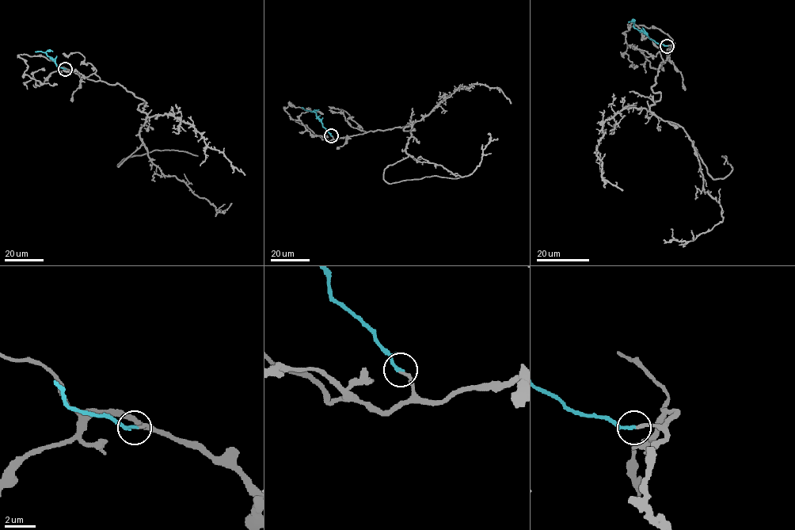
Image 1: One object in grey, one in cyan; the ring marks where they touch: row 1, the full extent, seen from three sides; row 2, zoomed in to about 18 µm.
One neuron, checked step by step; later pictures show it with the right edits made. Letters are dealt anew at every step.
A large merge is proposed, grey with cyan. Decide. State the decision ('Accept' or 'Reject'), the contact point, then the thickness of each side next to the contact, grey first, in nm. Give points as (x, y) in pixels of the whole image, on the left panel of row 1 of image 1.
Accept. Place: (65, 69). Thickness 200 nm (grey) against 160 nm

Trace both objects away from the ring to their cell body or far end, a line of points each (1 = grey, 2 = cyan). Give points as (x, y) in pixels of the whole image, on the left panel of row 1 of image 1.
1: (66, 69), (119, 84), (141, 98), (138, 109), (146, 116), (139, 137), (150, 160), (217, 212), (231, 203)
2: (66, 69), (58, 67), (45, 52), (35, 51)

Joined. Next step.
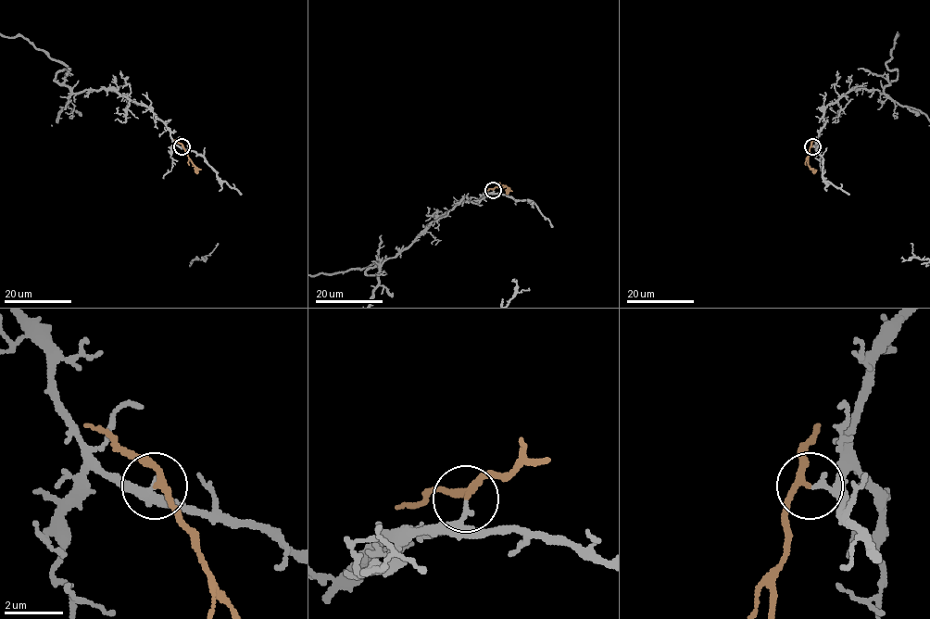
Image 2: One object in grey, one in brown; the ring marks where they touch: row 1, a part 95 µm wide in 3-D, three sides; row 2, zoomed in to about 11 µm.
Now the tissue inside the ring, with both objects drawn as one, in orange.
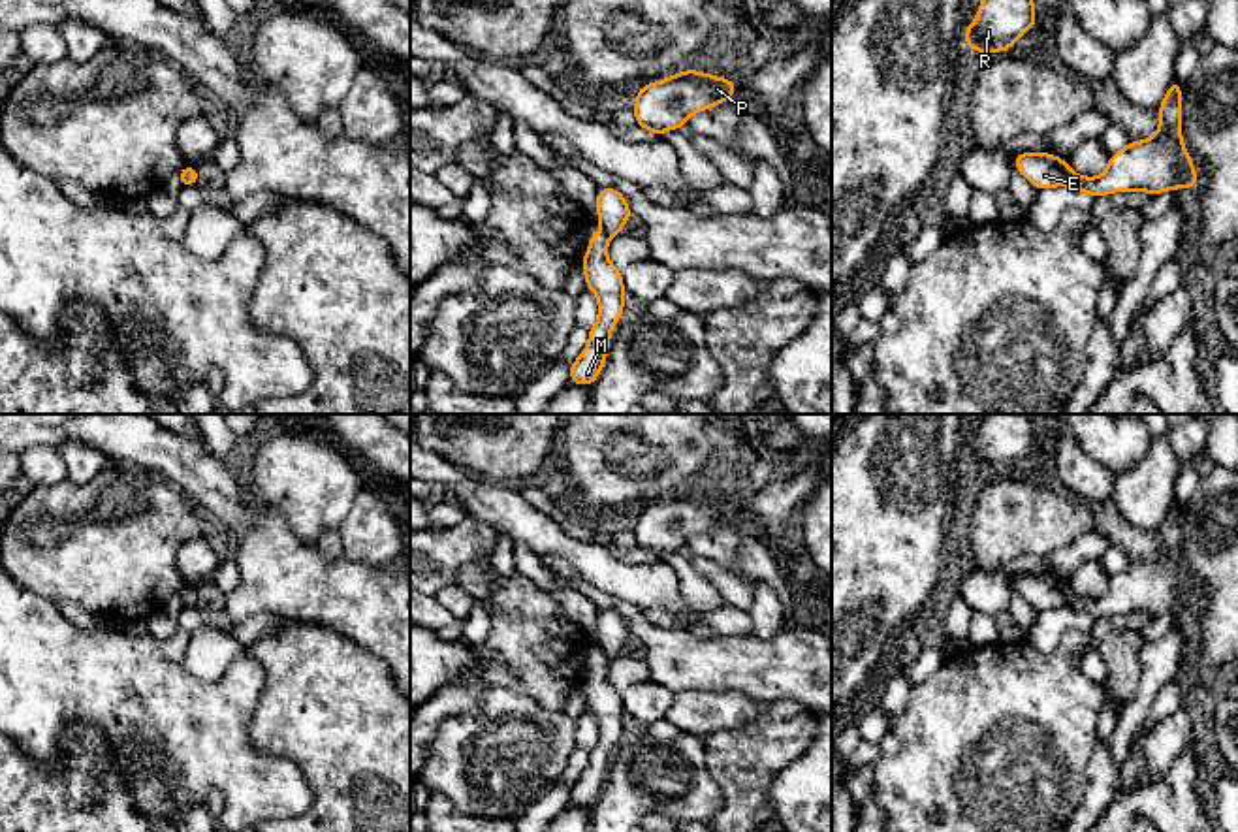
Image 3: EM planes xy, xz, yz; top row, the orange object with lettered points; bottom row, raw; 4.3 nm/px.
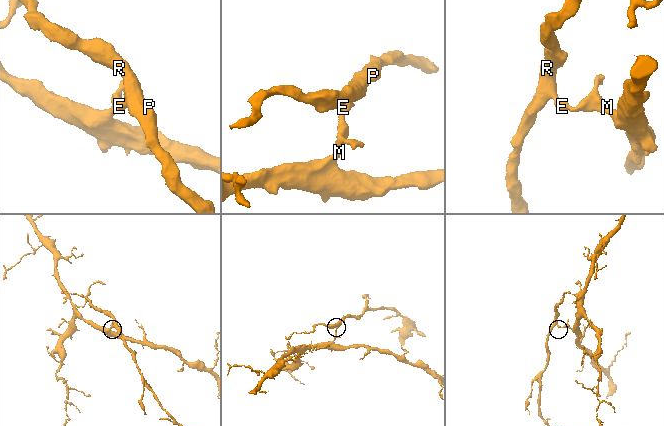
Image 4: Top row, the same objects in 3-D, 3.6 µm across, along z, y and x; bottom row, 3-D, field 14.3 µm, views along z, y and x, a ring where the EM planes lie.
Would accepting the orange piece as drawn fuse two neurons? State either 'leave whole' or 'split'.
split

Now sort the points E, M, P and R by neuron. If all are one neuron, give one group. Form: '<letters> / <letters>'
E P R / M

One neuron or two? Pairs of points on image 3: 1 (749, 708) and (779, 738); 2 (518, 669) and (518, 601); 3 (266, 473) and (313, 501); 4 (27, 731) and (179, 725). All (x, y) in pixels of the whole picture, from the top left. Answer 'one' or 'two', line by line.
1: two
2: one
3: one
4: one

